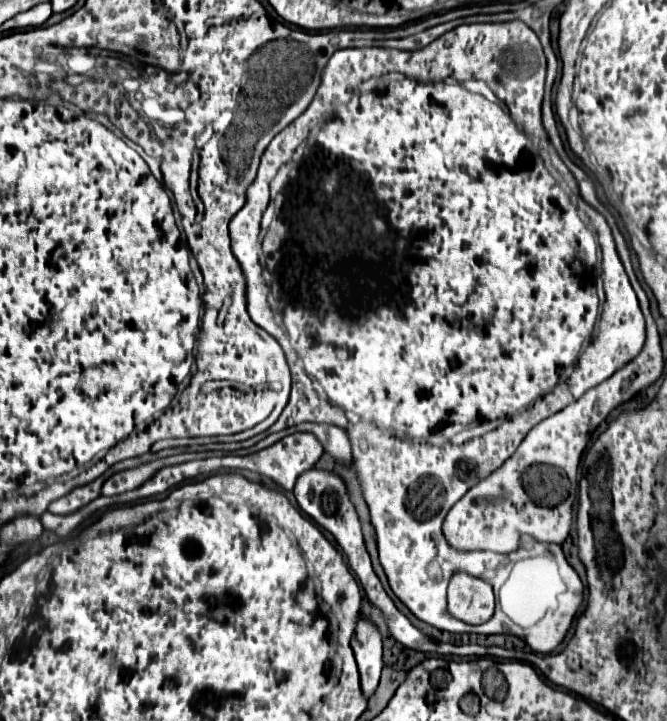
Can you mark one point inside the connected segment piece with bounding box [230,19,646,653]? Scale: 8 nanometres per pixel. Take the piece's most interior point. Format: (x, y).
(434, 341)

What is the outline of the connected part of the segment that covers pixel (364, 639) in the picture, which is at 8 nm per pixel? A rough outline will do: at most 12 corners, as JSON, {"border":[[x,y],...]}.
{"border":[[362,617],[352,637],[362,693],[378,687],[382,637]]}

